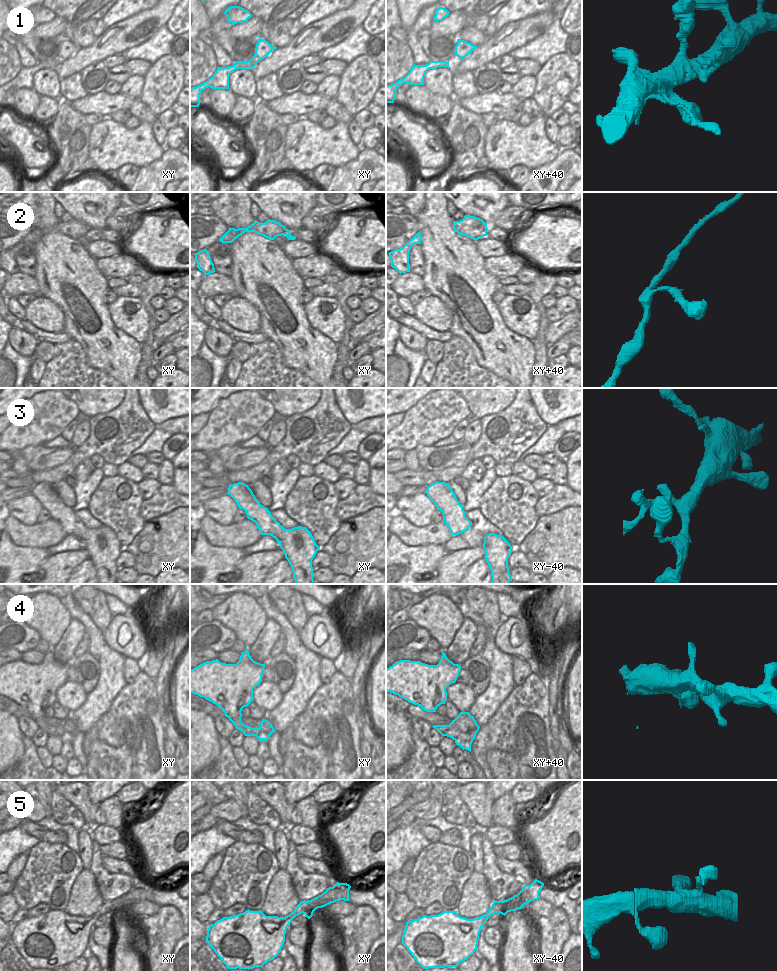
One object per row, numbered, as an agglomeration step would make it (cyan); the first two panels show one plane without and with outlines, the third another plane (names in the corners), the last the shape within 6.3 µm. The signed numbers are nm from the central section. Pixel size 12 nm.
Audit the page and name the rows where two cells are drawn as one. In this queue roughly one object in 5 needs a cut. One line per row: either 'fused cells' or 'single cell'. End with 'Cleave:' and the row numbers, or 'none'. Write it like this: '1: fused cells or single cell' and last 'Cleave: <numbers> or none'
1: single cell
2: single cell
3: single cell
4: single cell
5: single cell
Cleave: none

